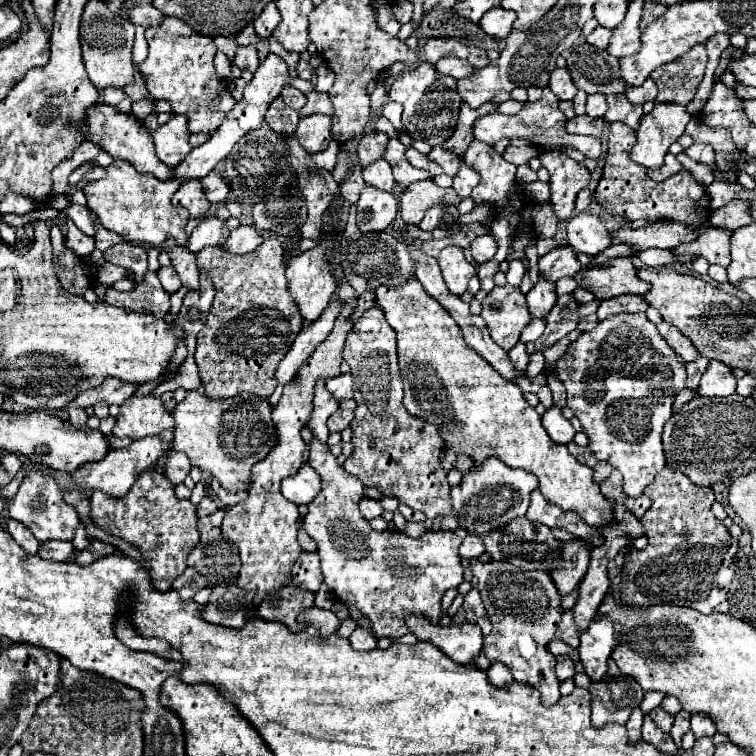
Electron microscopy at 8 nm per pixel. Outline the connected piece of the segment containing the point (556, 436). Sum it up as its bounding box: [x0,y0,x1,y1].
[542,405,576,445]

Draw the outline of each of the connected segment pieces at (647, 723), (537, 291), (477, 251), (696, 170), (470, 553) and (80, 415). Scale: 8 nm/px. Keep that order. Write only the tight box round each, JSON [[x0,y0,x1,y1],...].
[[642,713,678,755],[526,279,556,319],[470,235,498,265],[678,153,714,187],[460,535,484,559],[68,401,88,429]]

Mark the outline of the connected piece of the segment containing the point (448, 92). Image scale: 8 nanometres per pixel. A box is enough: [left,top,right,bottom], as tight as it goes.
[388,63,462,147]

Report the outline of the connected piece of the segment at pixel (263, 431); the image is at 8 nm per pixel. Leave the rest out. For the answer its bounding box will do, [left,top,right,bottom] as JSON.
[172,391,276,491]

